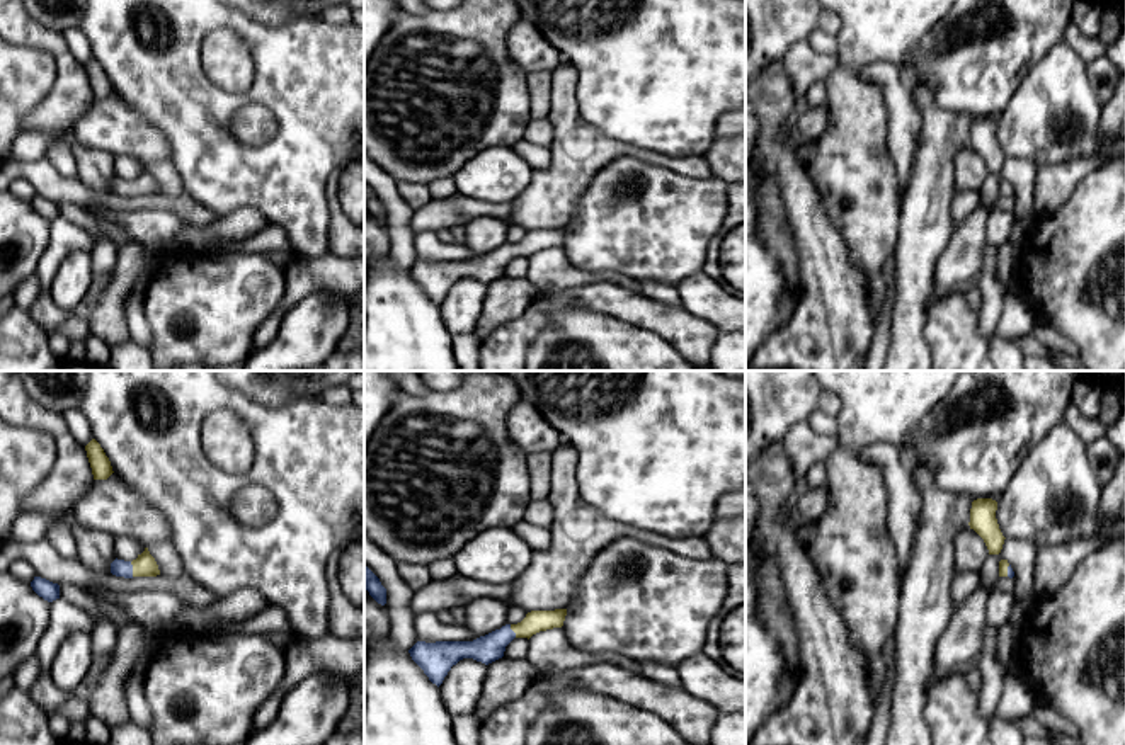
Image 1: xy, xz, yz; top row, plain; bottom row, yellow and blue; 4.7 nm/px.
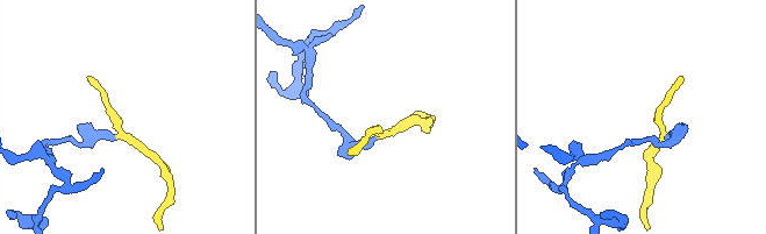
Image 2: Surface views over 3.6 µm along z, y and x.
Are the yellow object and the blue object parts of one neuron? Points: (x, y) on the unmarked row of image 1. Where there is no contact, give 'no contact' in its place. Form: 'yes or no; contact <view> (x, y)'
yes; contact xy (133, 187)

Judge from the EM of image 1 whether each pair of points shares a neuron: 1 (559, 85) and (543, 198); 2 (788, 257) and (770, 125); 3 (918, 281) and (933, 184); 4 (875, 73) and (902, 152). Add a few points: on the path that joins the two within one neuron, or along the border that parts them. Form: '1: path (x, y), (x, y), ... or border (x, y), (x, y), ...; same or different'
1: path (564, 113), (565, 170); same
2: border (763, 172), (780, 189), (790, 225); different
3: path (918, 257), (926, 227), (926, 208); same
4: path (896, 92), (902, 109), (902, 131); same

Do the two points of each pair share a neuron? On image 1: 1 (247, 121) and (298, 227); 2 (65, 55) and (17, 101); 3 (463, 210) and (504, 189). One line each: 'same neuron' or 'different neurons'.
1: different neurons
2: different neurons
3: different neurons

